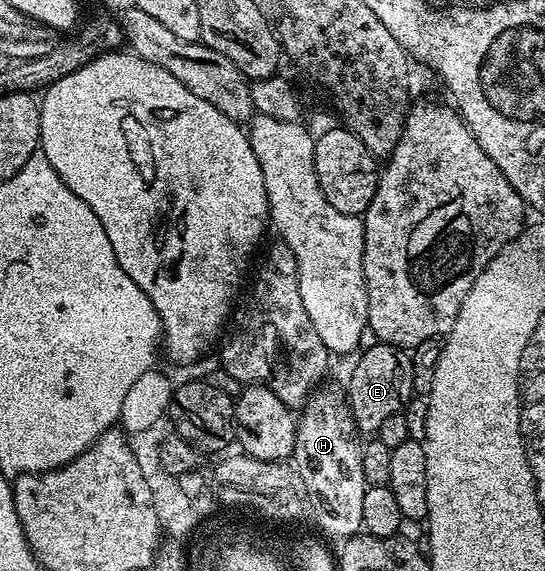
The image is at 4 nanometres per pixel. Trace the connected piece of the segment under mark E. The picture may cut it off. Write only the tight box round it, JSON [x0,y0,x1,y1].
[345,344,413,436]

